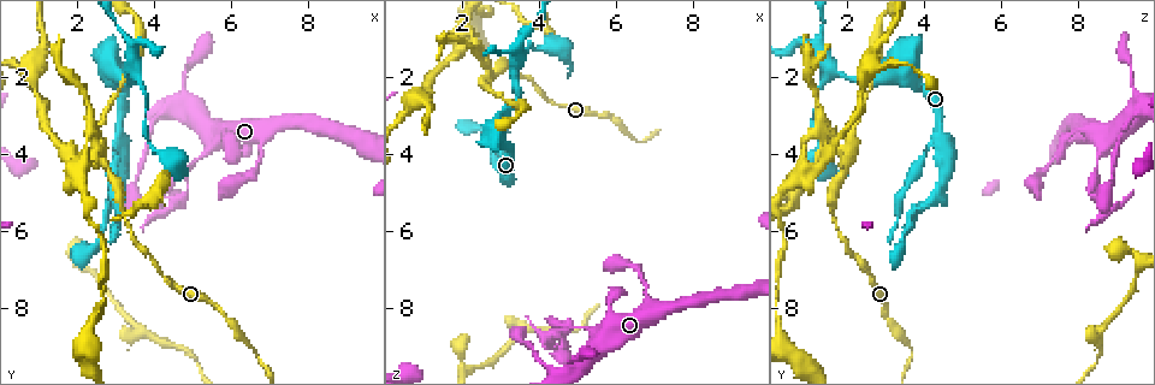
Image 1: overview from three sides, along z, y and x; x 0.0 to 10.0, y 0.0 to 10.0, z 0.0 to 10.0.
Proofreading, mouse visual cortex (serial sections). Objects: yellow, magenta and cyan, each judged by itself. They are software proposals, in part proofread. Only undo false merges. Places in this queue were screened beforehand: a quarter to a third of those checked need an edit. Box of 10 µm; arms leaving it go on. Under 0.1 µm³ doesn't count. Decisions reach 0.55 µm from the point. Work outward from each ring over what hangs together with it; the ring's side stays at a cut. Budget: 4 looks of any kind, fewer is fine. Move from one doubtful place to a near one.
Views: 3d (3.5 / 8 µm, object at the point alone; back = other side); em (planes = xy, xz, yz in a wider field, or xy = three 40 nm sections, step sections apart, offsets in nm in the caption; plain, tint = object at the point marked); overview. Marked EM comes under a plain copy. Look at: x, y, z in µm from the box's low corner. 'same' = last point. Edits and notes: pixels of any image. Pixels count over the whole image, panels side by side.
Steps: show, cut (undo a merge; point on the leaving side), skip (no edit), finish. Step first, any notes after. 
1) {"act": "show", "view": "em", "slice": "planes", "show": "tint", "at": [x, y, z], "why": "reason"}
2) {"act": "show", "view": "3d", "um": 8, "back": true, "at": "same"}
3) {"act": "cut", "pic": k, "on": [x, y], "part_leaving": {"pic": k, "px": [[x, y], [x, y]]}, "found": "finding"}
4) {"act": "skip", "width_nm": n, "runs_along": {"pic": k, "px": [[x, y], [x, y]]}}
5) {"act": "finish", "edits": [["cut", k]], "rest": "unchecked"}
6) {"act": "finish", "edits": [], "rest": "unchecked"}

{"act": "show", "view": "3d", "um": 3.5, "at": [4.00, 3.15, 9.35], "why": "calibre changes"}

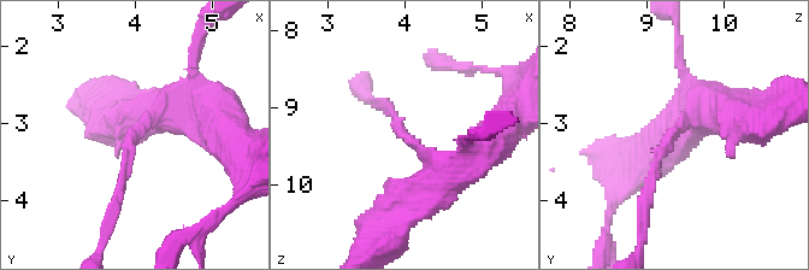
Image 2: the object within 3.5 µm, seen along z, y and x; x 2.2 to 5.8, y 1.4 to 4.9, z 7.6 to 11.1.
{"act": "show", "view": "em", "slice": "xy", "step": 3, "show": "tint", "at": [3.95, 3.15, 9.35], "arm_widths_nm": [150, 500]}

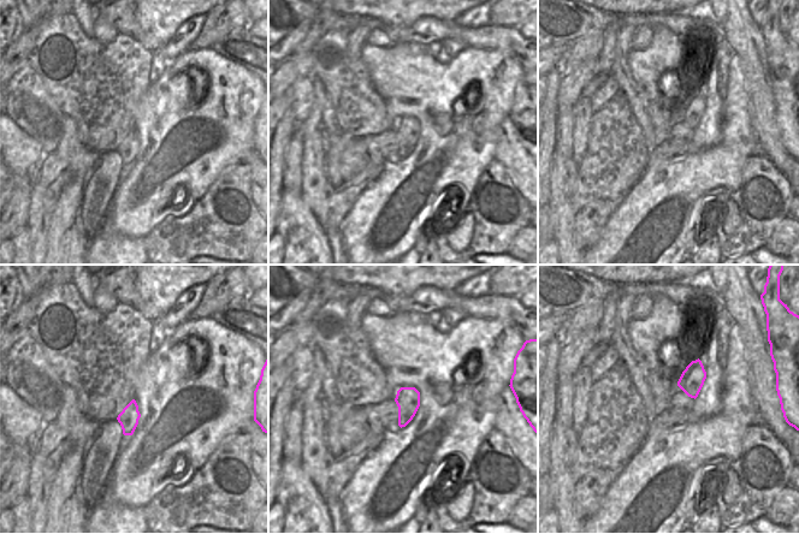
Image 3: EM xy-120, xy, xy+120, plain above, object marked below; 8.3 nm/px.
{"act": "skip", "width_nm": 200, "runs_along": {"pic": 2, "px": [[190, 105], [131, 138], [113, 209]]}, "found": "all the same cell"}

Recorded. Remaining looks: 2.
{"act": "show", "view": "3d", "um": 8, "at": [2.90, 1.90, 3.60], "why": "sharp bend"}

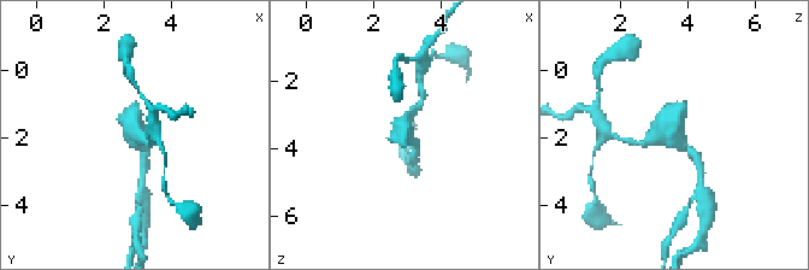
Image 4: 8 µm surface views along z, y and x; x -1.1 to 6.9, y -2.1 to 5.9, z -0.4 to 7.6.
{"act": "show", "view": "em", "slice": "xy", "step": 2, "show": "tint", "at": "same"}

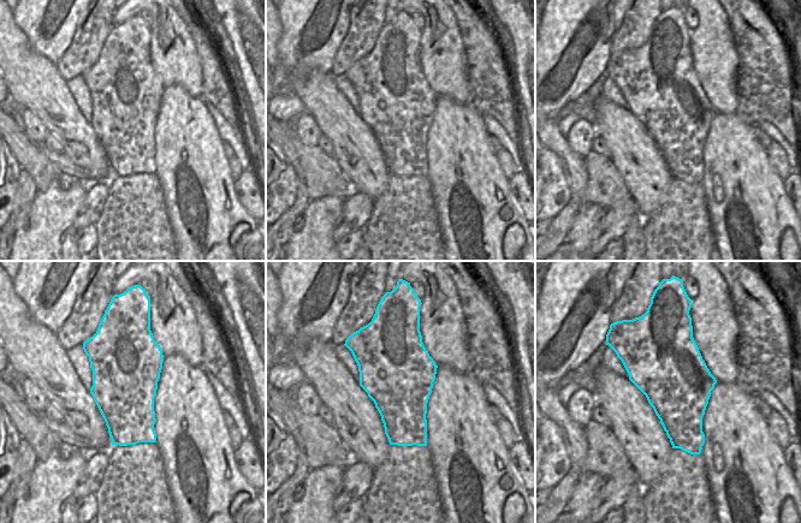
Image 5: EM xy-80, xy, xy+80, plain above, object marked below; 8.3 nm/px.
{"act": "skip", "runs_along": {"pic": 4, "px": [[694, 154], [678, 133], [648, 142]]}, "found": "continuous, no second cell"}

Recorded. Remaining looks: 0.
{"act": "finish", "edits": [], "rest": "unchecked"}

